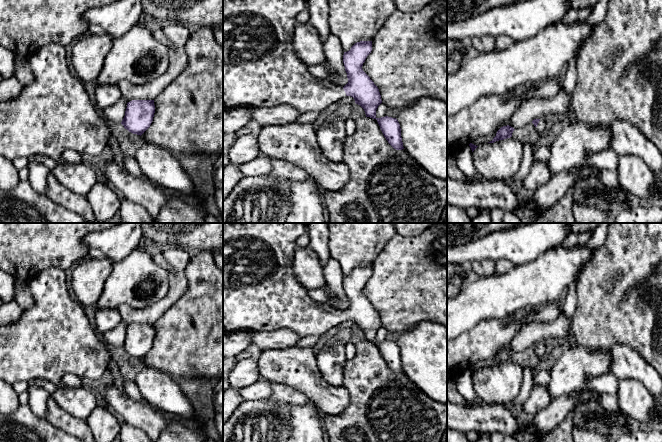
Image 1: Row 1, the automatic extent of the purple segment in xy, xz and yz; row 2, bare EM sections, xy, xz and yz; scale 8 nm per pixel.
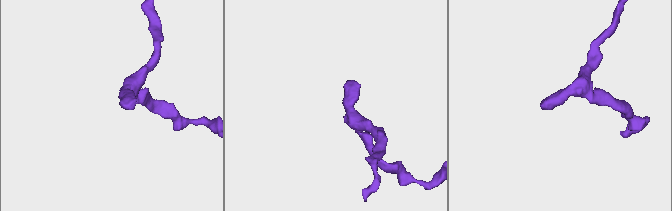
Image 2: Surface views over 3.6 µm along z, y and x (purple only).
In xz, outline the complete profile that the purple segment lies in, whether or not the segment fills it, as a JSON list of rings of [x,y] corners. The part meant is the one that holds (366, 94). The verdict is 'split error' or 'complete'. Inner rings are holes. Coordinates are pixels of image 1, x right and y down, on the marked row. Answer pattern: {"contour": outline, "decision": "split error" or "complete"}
{"contour": [[[223,0],[223,109],[289,105],[303,114],[320,112],[345,96],[351,96],[355,103],[364,109],[366,117],[377,120],[388,143],[396,150],[404,149],[398,120],[388,116],[376,117],[376,110],[382,103],[381,95],[378,87],[362,69],[363,63],[372,51],[372,41],[357,42],[349,51],[344,52],[343,63],[348,78],[348,83],[344,87],[334,84],[329,78],[311,75],[308,65],[297,56],[293,48],[296,16],[307,8],[305,0]]], "decision": "split error"}

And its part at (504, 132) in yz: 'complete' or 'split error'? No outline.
complete

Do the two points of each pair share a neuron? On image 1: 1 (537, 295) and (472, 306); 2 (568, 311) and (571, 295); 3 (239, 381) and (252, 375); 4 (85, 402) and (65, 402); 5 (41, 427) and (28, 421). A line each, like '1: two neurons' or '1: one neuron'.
1: one neuron
2: one neuron
3: one neuron
4: one neuron
5: one neuron

